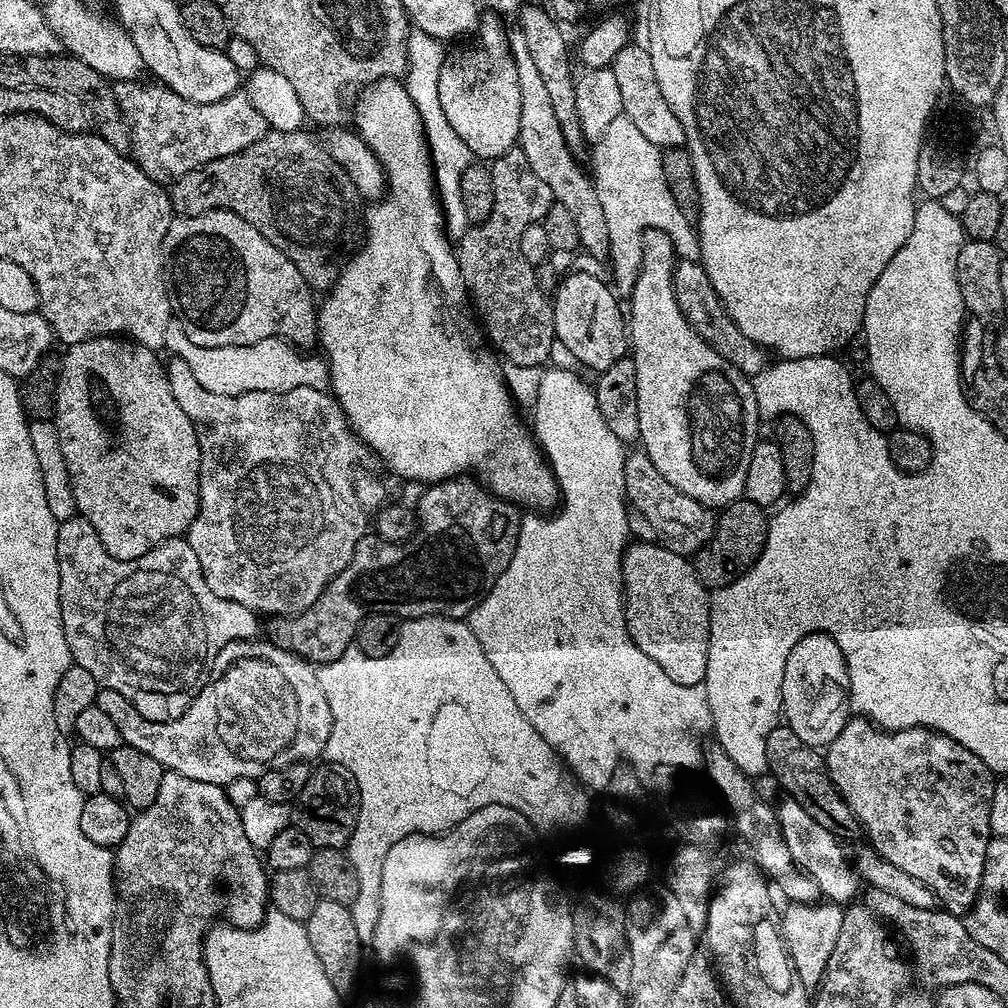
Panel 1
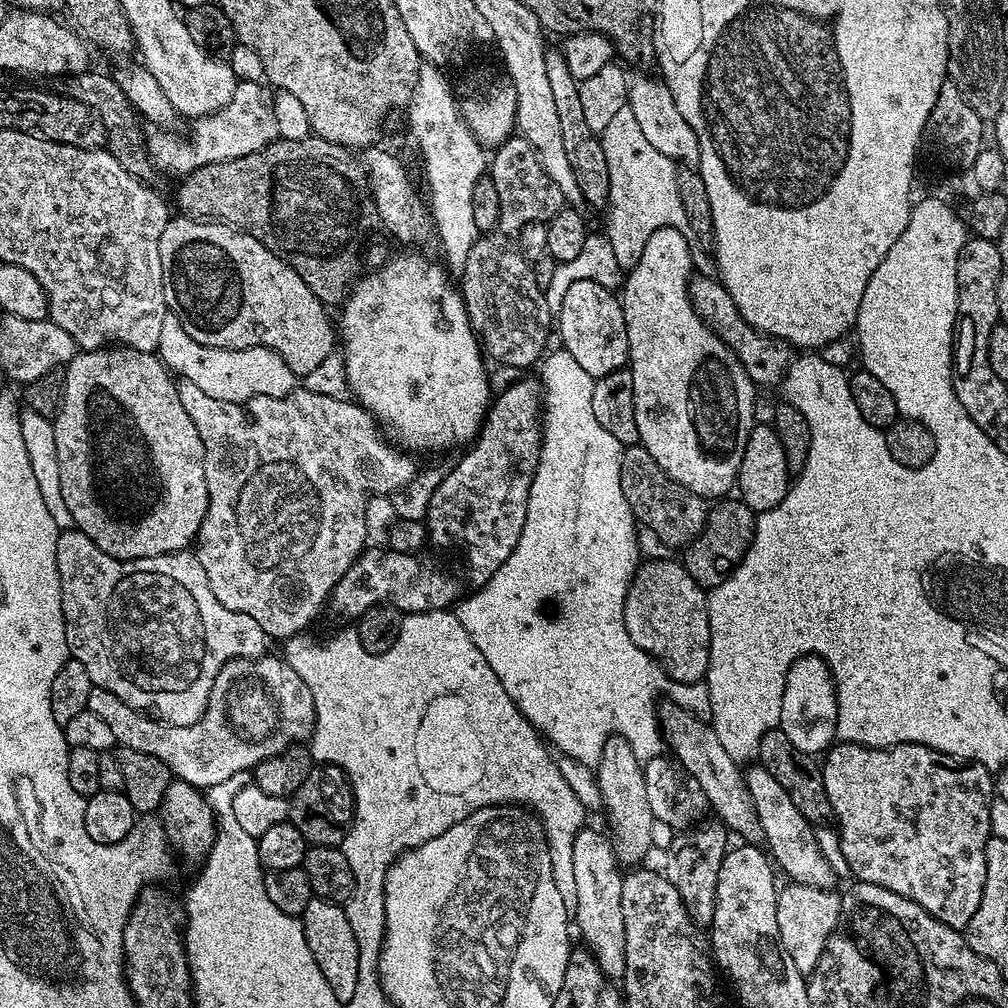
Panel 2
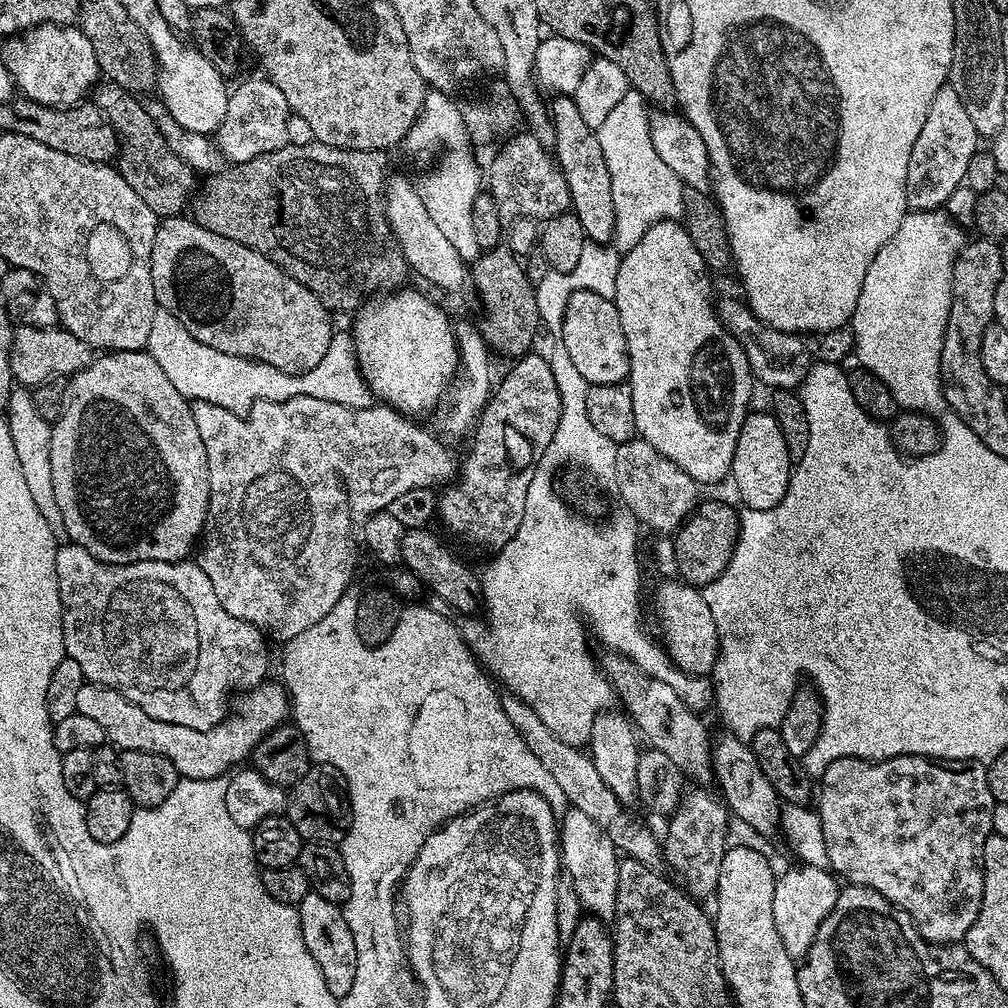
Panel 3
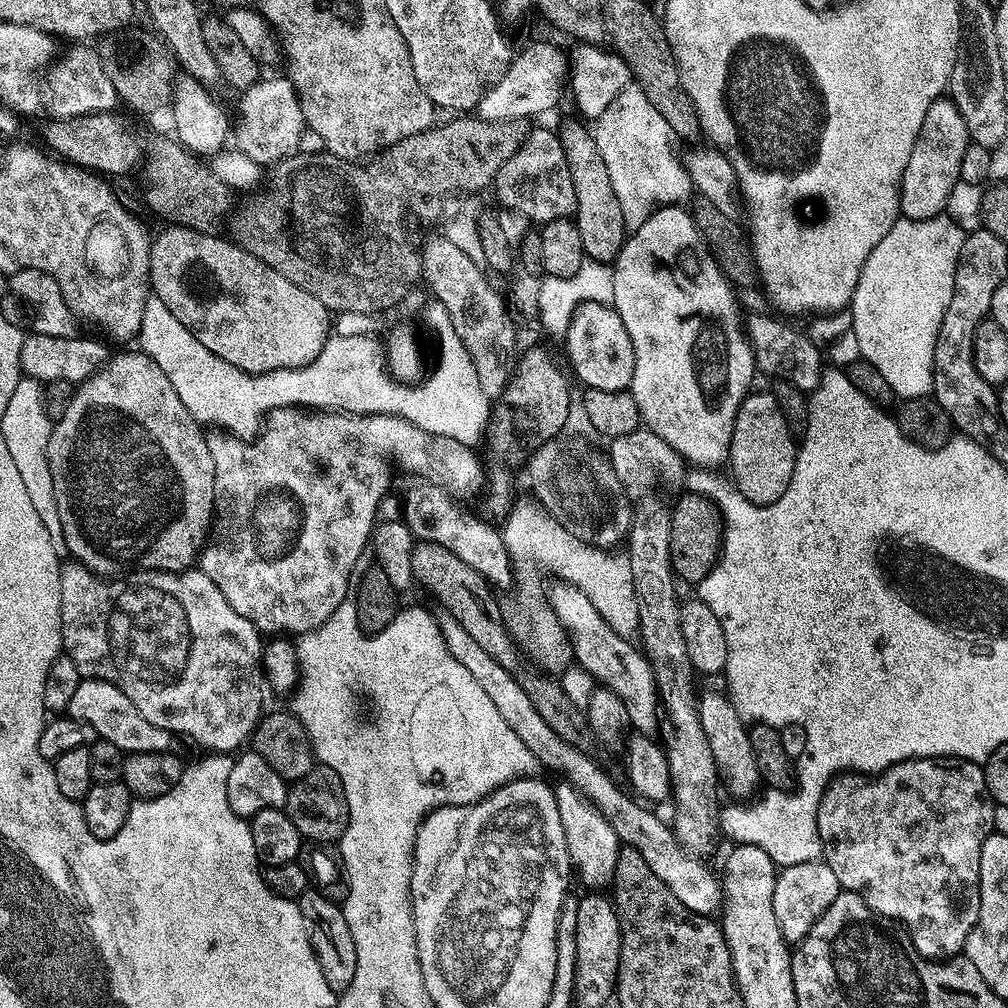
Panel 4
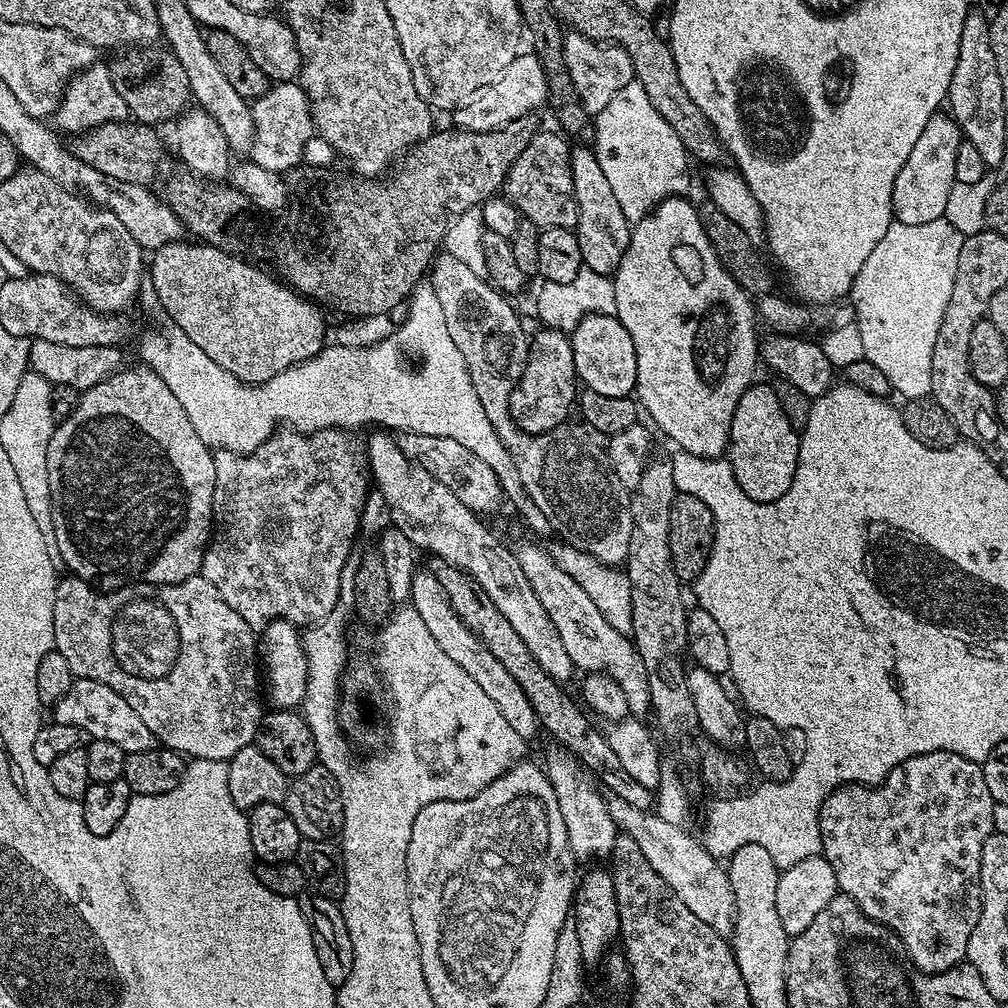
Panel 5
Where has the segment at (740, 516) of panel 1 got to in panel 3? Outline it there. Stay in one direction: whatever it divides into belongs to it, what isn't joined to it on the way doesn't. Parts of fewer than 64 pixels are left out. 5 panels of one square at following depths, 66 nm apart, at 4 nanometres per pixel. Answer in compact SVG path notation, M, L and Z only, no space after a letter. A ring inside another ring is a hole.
M701 499L692 515L674 533L673 548L677 555L679 579L704 589L726 570L740 537L740 512L724 500Z

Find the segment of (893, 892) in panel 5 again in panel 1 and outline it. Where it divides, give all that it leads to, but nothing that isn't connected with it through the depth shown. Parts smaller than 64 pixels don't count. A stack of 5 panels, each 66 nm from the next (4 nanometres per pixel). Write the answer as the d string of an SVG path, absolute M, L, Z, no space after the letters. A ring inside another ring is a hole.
M852 718L840 734L826 747L826 761L829 778L833 786L845 800L846 806L850 808L859 821L862 832L868 835L871 851L876 852L890 866L898 866L898 870L904 870L918 882L922 882L936 895L939 907L946 912L953 912L956 916L963 917L972 911L972 906L976 902L976 896L980 893L980 883L984 873L984 863L986 862L986 846L988 841L993 839L990 830L990 810L992 809L992 789L994 787L994 773L978 758L978 754L970 754L966 746L954 742L949 736L943 736L941 732L933 732L931 728L907 728L897 732L886 732L882 728L876 727L871 720L863 718Z

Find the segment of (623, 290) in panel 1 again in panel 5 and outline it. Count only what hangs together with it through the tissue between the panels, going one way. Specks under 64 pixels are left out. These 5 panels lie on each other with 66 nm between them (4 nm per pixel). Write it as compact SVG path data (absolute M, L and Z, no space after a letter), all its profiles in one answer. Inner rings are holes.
M634 78L614 98L610 98L606 110L595 113L594 135L596 144L594 151L598 158L598 166L602 166L602 174L610 182L614 194L618 198L618 206L622 206L622 214L626 214L629 224L636 225L639 220L650 215L664 200L680 198L685 195L688 188L688 160L690 153L684 149L678 134L670 127L670 122L654 110L654 102L646 95L646 90Z

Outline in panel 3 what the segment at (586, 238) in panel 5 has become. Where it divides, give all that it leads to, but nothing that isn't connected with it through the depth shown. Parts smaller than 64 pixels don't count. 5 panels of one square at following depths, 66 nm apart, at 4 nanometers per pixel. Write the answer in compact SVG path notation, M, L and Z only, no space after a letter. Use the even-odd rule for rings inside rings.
M556 94L551 100L550 115L554 126L551 147L570 190L571 211L575 212L578 222L582 222L582 230L589 241L611 245L614 234L614 190L610 190L610 170L606 166L606 154L602 154L602 142L598 142L596 129L586 126L582 114L578 114L578 106L571 95Z

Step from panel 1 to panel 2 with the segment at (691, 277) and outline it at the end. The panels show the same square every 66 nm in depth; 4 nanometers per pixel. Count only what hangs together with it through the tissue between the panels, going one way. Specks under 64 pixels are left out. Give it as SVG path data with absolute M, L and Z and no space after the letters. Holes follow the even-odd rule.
M693 275L688 282L688 297L698 318L702 318L702 322L706 322L708 329L716 332L718 338L722 338L722 342L735 354L738 362L742 362L753 384L757 386L779 385L783 381L794 359L793 349L784 341L767 336L765 332L757 332L754 326L747 324L738 306L734 306L734 298L730 298L730 294L724 289L719 279L712 277L711 280L708 276Z

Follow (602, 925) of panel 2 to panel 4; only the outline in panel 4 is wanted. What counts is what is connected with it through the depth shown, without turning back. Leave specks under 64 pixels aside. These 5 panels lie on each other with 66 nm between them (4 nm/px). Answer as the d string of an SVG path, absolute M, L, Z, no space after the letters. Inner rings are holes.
M560 782L555 785L556 801L558 802L558 818L562 818L562 834L566 834L566 850L570 854L575 875L588 890L604 890L614 878L614 870L618 862L618 854L622 847L620 839L614 834L610 822L602 818L597 808L572 784Z

